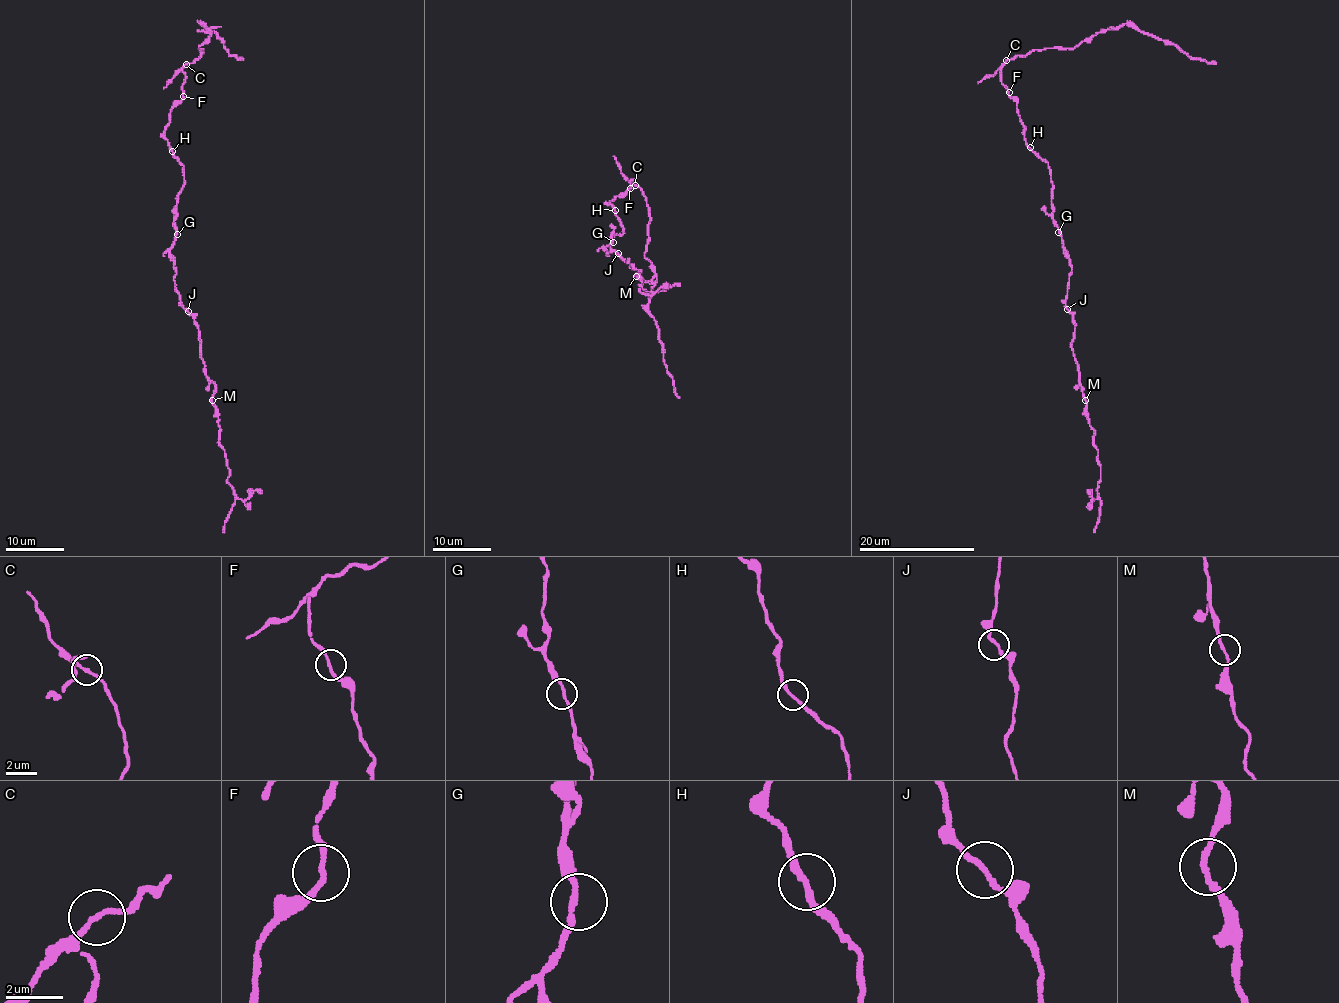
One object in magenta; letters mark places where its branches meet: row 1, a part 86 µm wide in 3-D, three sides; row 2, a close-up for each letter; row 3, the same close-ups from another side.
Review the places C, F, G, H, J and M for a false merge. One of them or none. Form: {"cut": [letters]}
{"cut": ["C"]}

